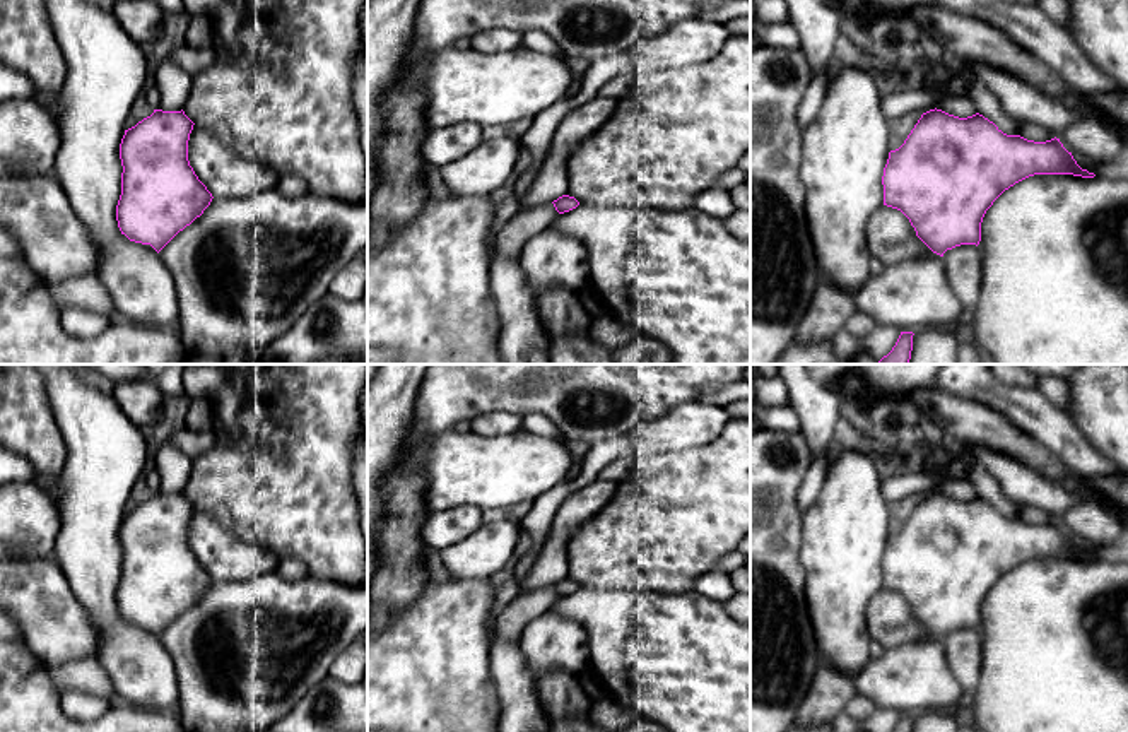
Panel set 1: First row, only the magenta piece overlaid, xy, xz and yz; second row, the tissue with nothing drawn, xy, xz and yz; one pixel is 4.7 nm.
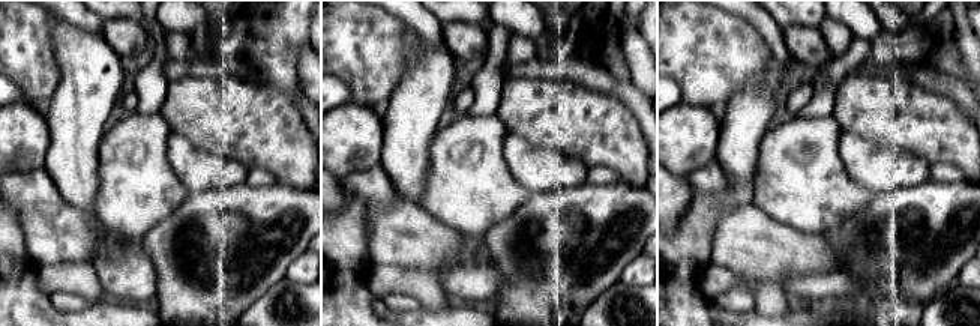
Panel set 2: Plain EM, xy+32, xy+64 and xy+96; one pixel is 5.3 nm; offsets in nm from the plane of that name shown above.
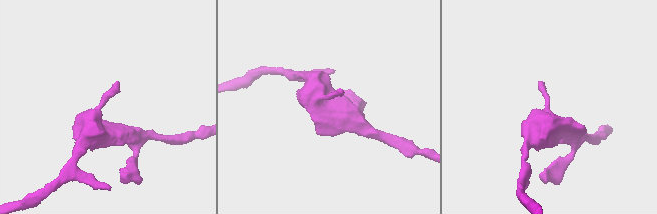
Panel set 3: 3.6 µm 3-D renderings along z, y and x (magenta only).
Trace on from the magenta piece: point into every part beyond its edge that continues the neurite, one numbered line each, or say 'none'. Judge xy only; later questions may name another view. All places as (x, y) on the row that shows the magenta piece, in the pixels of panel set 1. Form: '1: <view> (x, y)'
none

